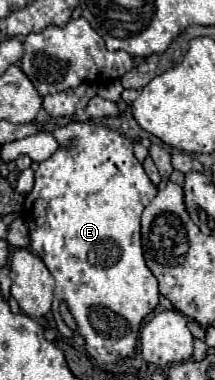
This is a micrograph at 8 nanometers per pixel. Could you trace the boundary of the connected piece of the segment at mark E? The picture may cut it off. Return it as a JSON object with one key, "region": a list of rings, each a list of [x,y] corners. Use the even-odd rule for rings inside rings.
{"region":[[[73,121],[61,129],[57,129],[53,133],[53,137],[59,143],[59,149],[43,163],[39,163],[39,169],[35,171],[35,185],[31,189],[31,193],[25,197],[25,209],[23,209],[23,221],[29,225],[29,237],[31,237],[31,249],[41,255],[41,259],[45,261],[47,269],[51,271],[53,279],[55,279],[55,293],[53,293],[53,317],[57,323],[57,329],[63,337],[71,337],[71,329],[63,323],[61,315],[59,315],[59,303],[61,299],[65,299],[65,303],[69,305],[75,321],[77,321],[77,331],[79,335],[85,339],[87,343],[87,351],[97,359],[97,361],[109,361],[109,359],[119,359],[119,357],[127,357],[135,351],[137,345],[137,337],[139,337],[139,329],[141,329],[141,321],[157,307],[159,303],[159,289],[157,289],[157,279],[155,275],[147,269],[145,259],[143,259],[143,251],[141,251],[141,213],[143,209],[151,203],[151,199],[157,195],[157,187],[149,181],[149,177],[145,175],[141,163],[135,159],[133,155],[133,143],[129,139],[125,139],[123,135],[119,135],[117,131],[111,131],[107,127],[101,125],[91,125],[91,123],[81,123],[81,121]]]}

